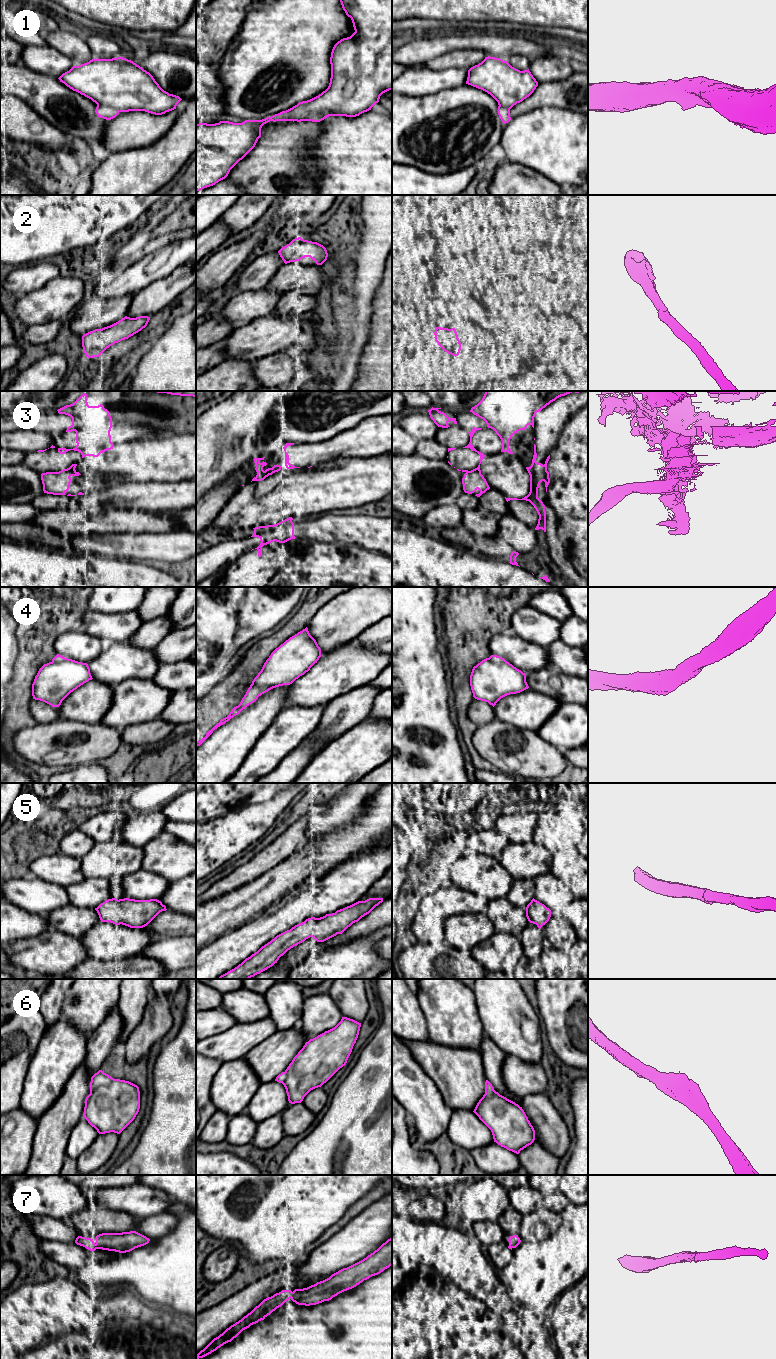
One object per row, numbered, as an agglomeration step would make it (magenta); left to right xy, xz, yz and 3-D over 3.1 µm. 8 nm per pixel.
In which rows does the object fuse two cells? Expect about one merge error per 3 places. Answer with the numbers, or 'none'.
3

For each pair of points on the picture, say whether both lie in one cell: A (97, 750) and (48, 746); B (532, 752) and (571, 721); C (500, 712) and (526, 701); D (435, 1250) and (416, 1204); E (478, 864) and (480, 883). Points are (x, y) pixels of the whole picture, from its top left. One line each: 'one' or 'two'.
A: one
B: two
C: one
D: two
E: one

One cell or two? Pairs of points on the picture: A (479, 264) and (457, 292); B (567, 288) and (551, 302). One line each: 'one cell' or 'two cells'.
A: two cells
B: one cell

